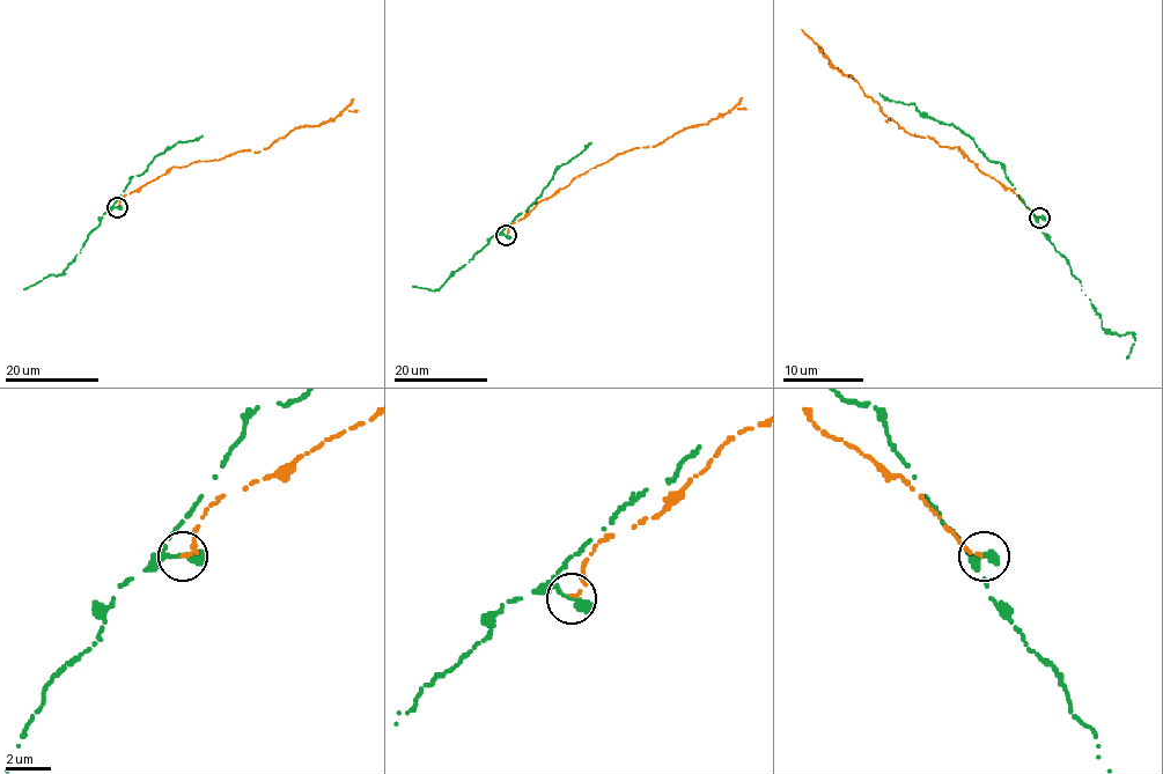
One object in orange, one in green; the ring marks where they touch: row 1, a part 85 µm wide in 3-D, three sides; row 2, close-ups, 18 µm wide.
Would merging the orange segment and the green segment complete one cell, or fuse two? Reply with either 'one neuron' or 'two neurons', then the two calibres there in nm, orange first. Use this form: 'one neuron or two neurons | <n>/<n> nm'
two neurons | 160/360 nm

